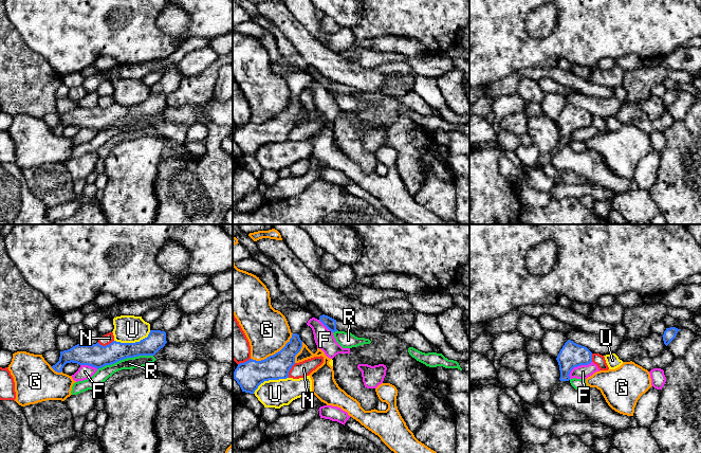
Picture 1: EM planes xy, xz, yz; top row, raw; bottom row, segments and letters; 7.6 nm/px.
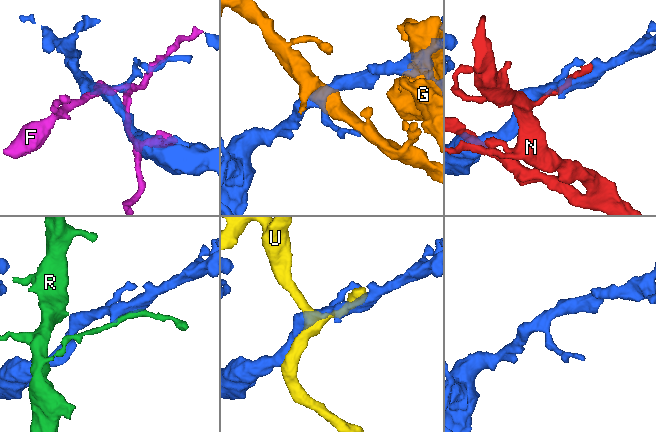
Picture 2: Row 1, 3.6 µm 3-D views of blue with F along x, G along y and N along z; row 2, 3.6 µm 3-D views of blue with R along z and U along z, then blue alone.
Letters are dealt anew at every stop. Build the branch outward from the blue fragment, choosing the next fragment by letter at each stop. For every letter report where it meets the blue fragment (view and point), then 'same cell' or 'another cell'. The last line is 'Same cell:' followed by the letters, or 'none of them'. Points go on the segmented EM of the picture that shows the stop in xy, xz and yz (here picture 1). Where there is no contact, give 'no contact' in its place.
F: yz (577, 365) | another cell
G: xz (273, 355) | another cell
N: xy (106, 345) | another cell
R: xy (125, 358) | another cell
U: xy (133, 343) | another cell
Same cell: none of them

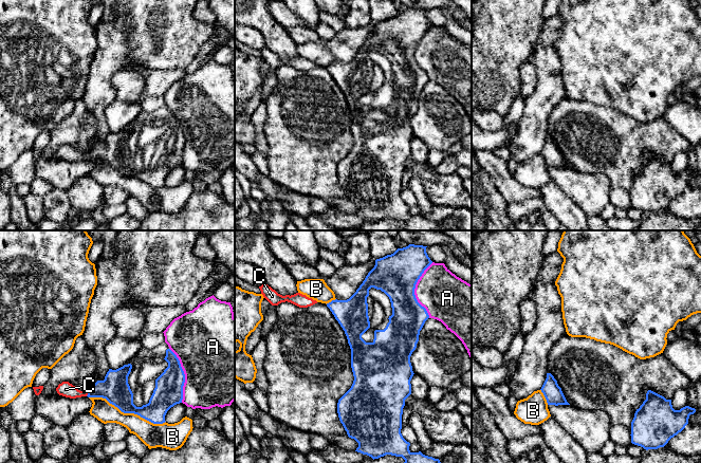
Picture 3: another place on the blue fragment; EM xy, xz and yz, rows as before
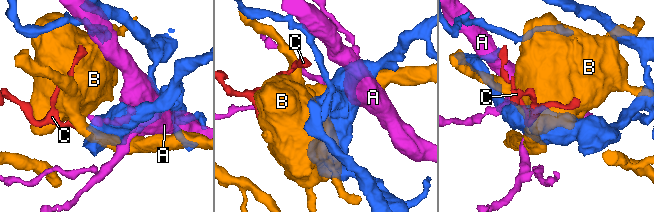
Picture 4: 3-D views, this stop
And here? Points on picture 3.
A: xz (413, 290) | another cell
B: xy (127, 412) | another cell
C: xy (88, 394) | same cell
Same cell: C

